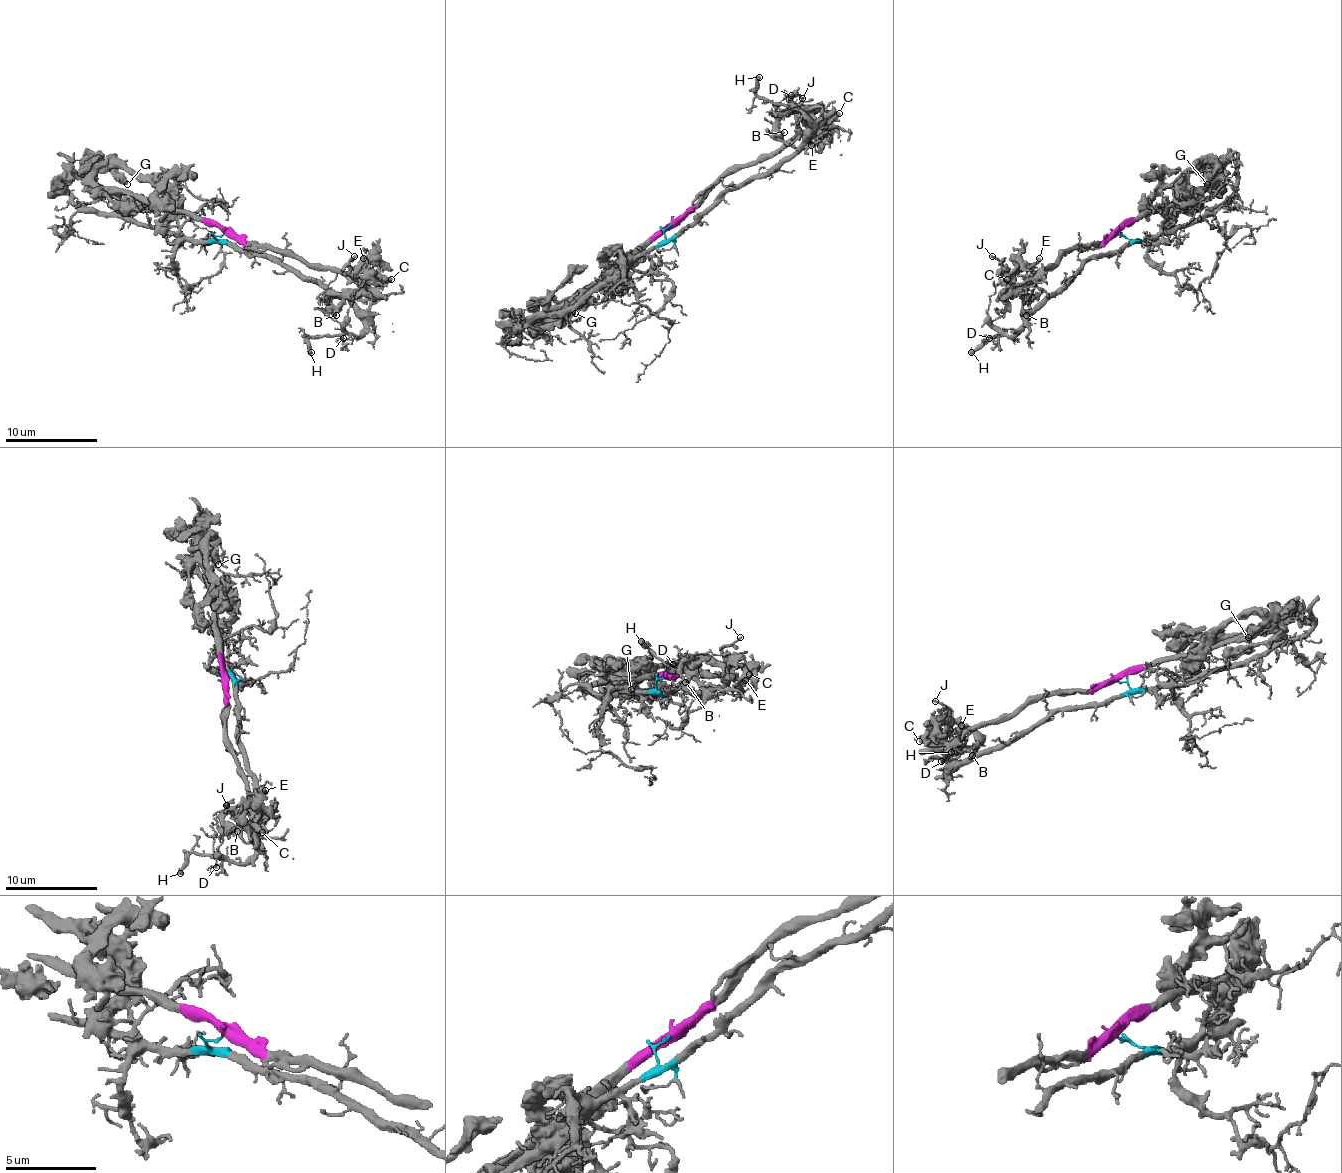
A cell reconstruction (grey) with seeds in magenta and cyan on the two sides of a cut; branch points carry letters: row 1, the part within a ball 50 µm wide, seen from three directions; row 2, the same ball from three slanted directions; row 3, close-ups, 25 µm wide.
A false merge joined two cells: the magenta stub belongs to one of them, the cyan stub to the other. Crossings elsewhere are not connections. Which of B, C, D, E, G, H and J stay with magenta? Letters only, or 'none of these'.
B, C, E, G, J

